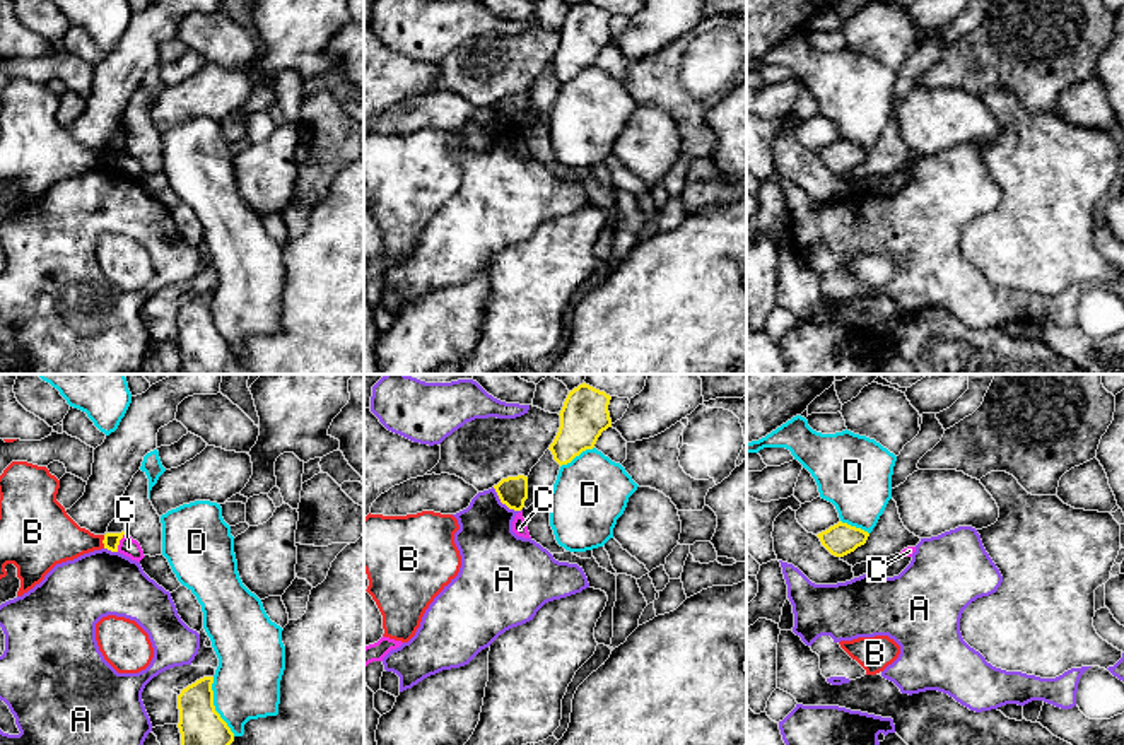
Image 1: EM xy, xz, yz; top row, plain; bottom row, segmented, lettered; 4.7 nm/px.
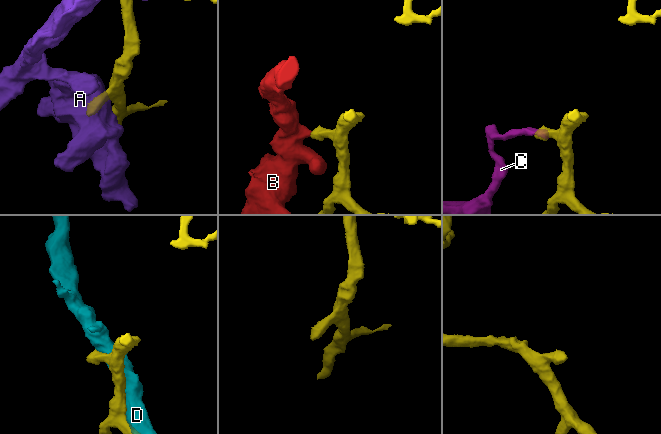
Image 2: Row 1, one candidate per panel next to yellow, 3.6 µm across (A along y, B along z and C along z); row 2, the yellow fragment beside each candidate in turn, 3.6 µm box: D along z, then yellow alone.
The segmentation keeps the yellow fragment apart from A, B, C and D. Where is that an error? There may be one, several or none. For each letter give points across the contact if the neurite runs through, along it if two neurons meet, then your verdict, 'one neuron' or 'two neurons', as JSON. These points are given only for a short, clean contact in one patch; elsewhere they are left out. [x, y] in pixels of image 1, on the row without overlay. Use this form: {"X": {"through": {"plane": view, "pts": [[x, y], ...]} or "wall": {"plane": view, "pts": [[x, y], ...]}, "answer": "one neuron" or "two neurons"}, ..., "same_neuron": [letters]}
{"A": {"answer": "two neurons"}, "B": {"answer": "two neurons"}, "C": {"wall": {"plane": "xy", "pts": [[125, 151], [117, 168]]}, "answer": "two neurons"}, "D": {"answer": "two neurons"}, "same_neuron": []}

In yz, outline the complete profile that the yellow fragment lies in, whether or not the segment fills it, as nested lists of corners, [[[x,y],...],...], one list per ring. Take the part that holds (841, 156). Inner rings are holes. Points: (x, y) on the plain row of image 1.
[[[839,138],[828,147],[817,152],[822,162],[835,174],[844,174],[854,169],[858,164],[864,162],[869,150]]]

